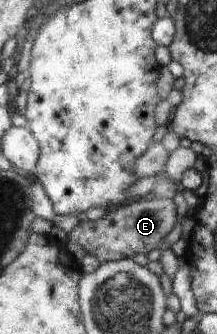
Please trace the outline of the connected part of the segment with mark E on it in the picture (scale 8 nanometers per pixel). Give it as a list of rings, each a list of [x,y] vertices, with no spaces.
[[[155,196],[153,199],[135,201],[108,210],[106,216],[97,221],[81,222],[68,234],[68,241],[79,243],[90,255],[95,255],[101,262],[132,259],[135,255],[146,254],[159,249],[159,243],[165,242],[175,229],[176,206],[173,199]]]

